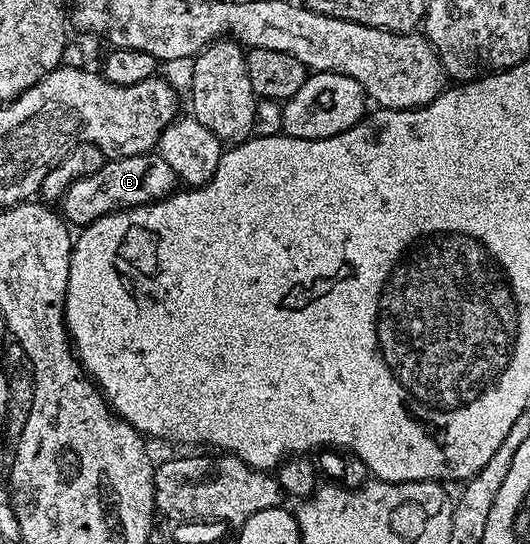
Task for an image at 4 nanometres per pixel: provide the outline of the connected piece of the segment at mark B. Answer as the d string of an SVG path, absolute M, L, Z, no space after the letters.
M153 151L107 159L106 164L96 170L96 174L88 174L66 188L60 201L60 212L71 225L85 226L96 222L101 216L163 200L175 191L178 183L178 175L172 166L168 166L168 162L164 162L164 158Z

